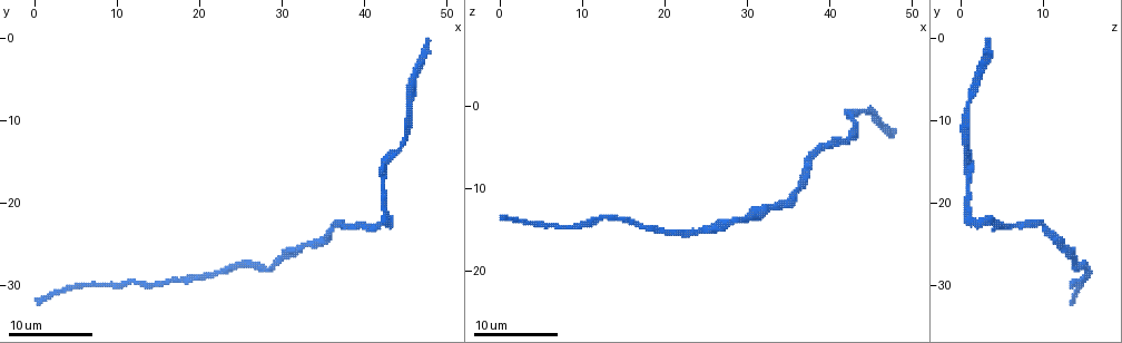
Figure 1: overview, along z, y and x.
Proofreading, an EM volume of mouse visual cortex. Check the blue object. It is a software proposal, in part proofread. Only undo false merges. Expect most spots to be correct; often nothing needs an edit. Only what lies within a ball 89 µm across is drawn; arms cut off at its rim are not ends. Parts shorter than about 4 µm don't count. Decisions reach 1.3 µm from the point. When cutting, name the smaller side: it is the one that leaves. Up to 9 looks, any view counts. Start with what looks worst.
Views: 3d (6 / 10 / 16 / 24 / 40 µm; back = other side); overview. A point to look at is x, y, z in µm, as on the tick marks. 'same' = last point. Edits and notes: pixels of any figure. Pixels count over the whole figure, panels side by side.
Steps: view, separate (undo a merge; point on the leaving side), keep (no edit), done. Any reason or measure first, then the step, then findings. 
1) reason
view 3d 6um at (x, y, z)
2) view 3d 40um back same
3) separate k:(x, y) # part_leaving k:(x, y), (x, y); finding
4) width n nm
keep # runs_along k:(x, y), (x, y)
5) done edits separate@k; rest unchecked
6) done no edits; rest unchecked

a fork
view 3d 10um at (35.0, 25.0, 12.0)

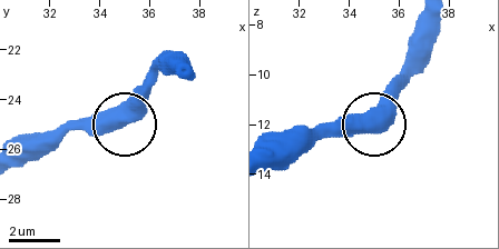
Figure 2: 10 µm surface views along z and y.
view 3d 6um at (34.8, 24.9, 12.1)

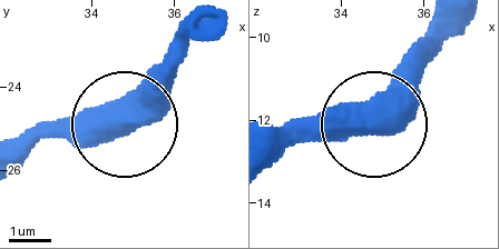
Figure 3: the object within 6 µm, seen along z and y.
keep # runs_along 3:(380, 103), (372, 115), (429, 50); one neuron here

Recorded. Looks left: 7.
narrows sharply
view 3d 6um at (45.5, 8.0, 1.0)

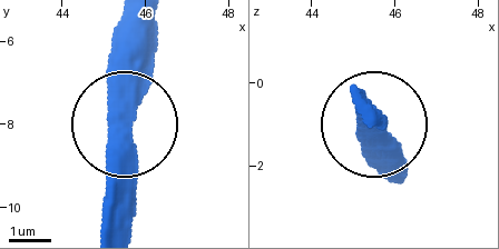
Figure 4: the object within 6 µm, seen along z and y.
keep # runs_along 4:(111, 222), (121, 23); continuous, no second neuron

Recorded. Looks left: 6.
thin neck
view 3d 10um at (42.5, 22.5, 3.5)

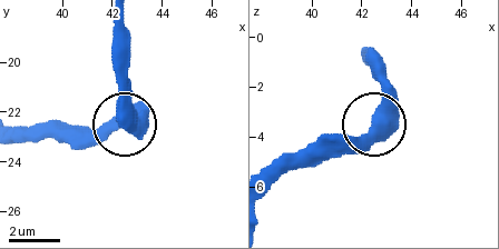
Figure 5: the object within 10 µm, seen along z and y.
keep # all the same neuron

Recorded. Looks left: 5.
calibre changes
view 3d 16um at (43.5, 14.5, 1.0)

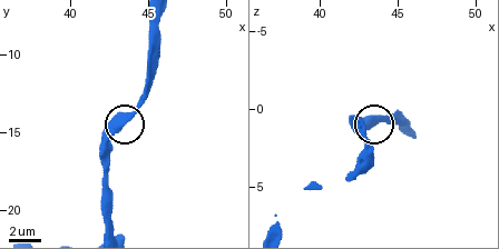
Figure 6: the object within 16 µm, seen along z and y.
keep # one neuron here

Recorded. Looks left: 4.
done no edits; rest unchecked

